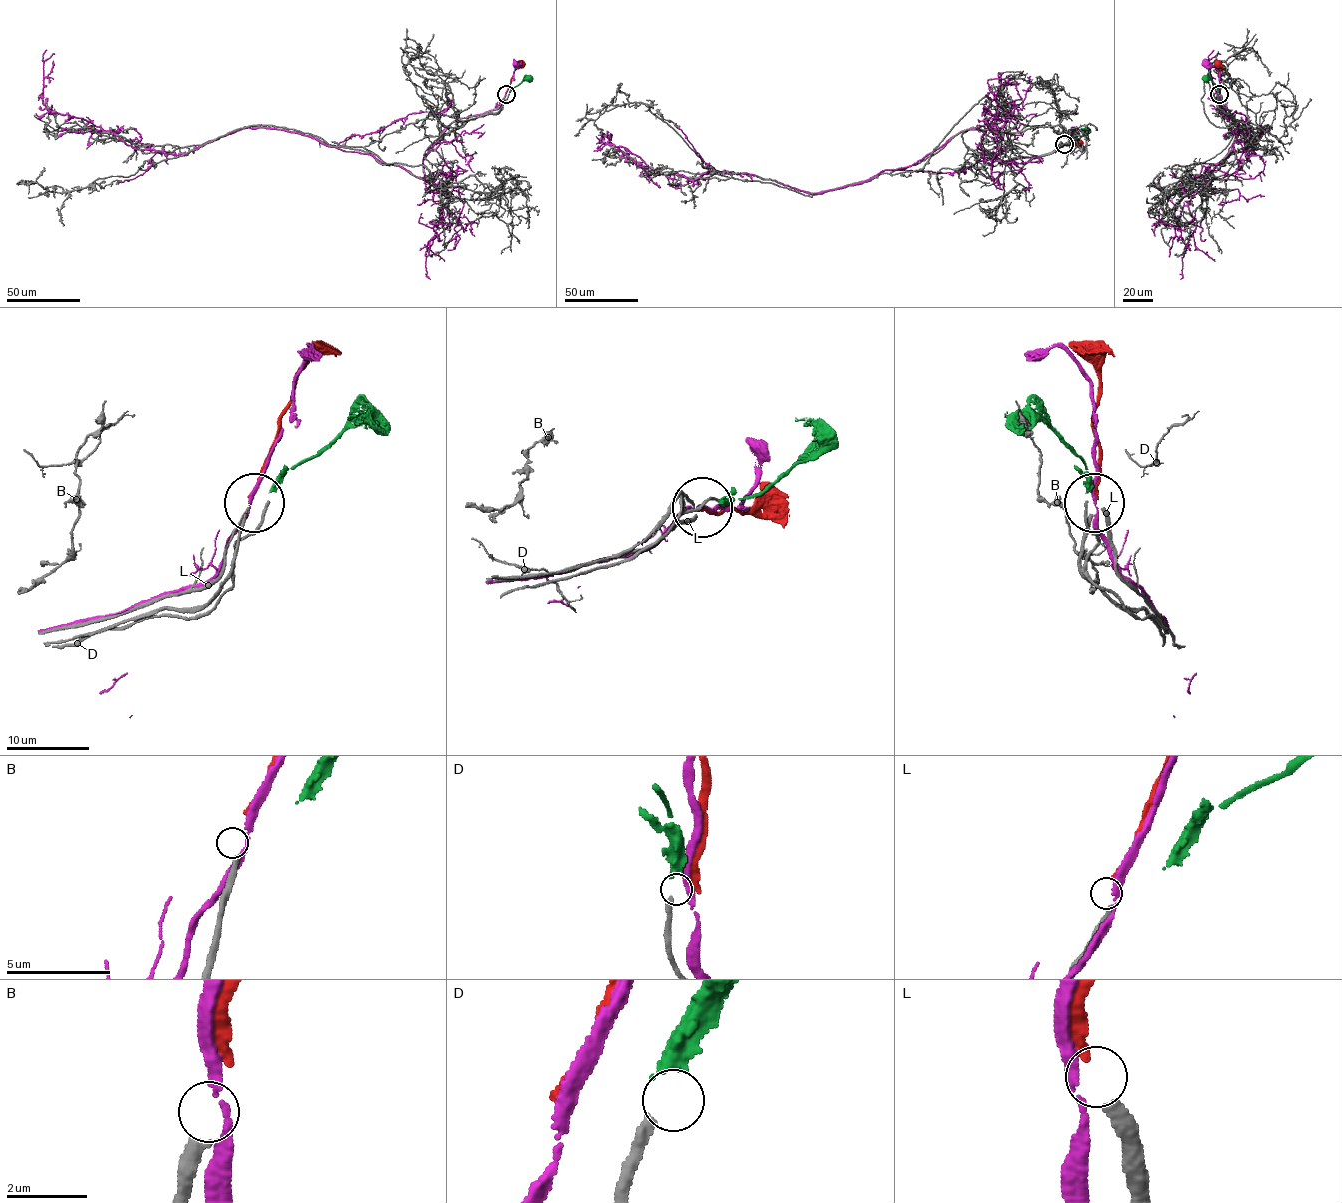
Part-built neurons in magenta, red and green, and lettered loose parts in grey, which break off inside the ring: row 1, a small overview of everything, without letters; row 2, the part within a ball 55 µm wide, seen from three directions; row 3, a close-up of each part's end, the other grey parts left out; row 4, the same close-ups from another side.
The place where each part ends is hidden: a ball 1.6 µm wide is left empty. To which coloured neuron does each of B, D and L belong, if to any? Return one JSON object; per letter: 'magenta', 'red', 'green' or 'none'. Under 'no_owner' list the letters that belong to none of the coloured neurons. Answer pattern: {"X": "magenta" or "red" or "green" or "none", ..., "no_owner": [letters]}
{"B": "none", "D": "green", "L": "red", "no_owner": ["B"]}

